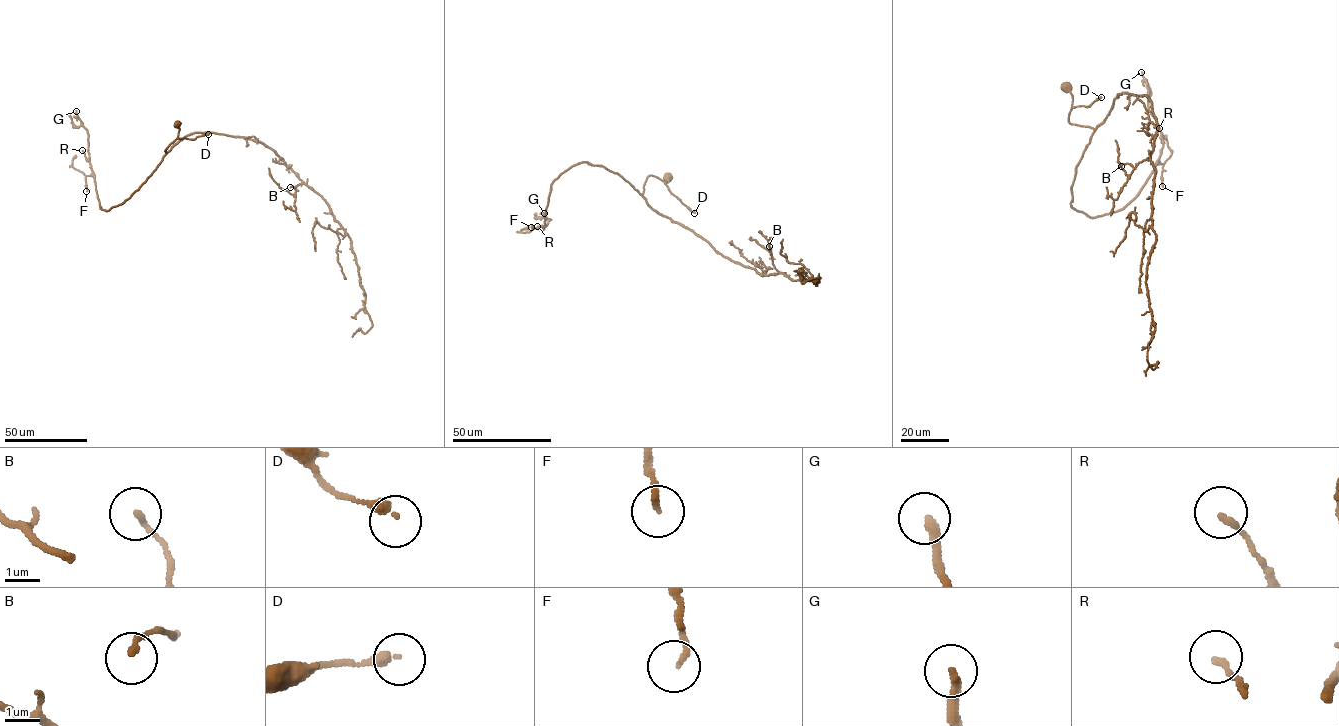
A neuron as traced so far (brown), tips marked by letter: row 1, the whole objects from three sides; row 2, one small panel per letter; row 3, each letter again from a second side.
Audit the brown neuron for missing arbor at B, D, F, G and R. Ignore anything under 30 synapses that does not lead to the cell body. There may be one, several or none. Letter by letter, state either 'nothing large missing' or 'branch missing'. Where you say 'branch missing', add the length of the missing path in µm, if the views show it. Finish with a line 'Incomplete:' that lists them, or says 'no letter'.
B: nothing large missing
D: nothing large missing
F: nothing large missing
G: branch missing; about 60 µm are missing
R: nothing large missing
Incomplete: G

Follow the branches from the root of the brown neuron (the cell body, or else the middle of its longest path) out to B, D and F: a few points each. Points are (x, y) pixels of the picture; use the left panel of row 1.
B: (178, 124), (178, 137), (166, 153), (195, 132), (246, 137), (269, 147), (302, 181), (296, 190), (290, 187)
D: (178, 124), (178, 138), (194, 139), (208, 134)
F: (178, 124), (178, 137), (161, 162), (122, 204), (100, 209), (93, 174), (86, 176), (86, 191)

